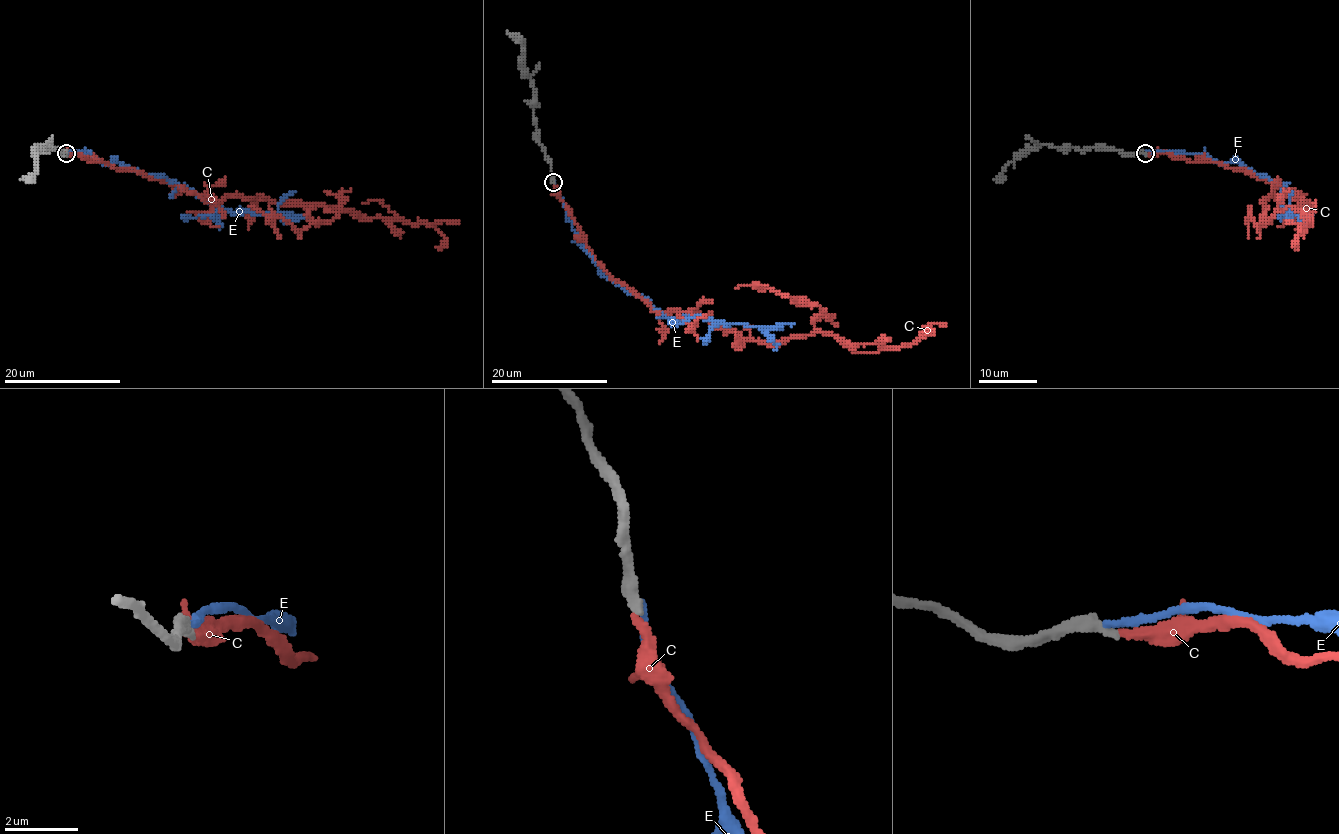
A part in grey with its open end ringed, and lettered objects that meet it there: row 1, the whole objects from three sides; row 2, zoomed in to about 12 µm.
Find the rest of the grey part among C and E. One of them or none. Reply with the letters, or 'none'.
C

